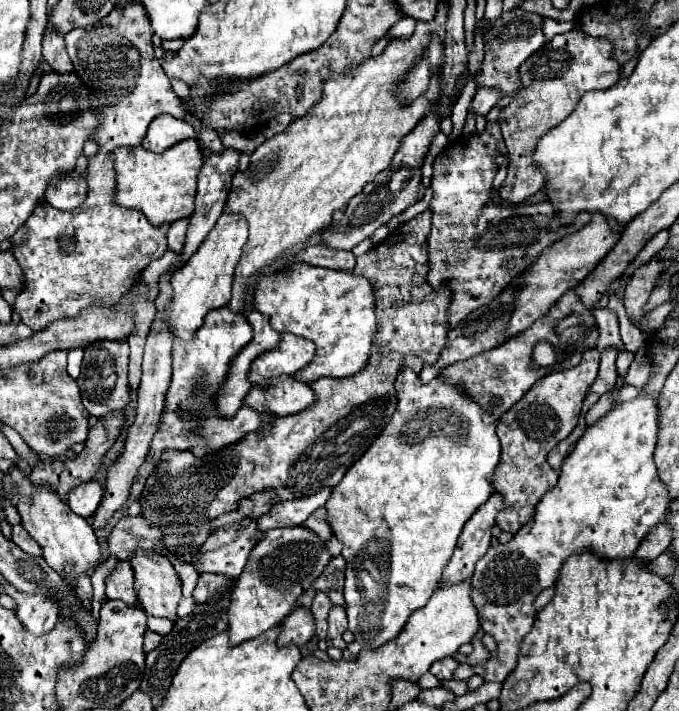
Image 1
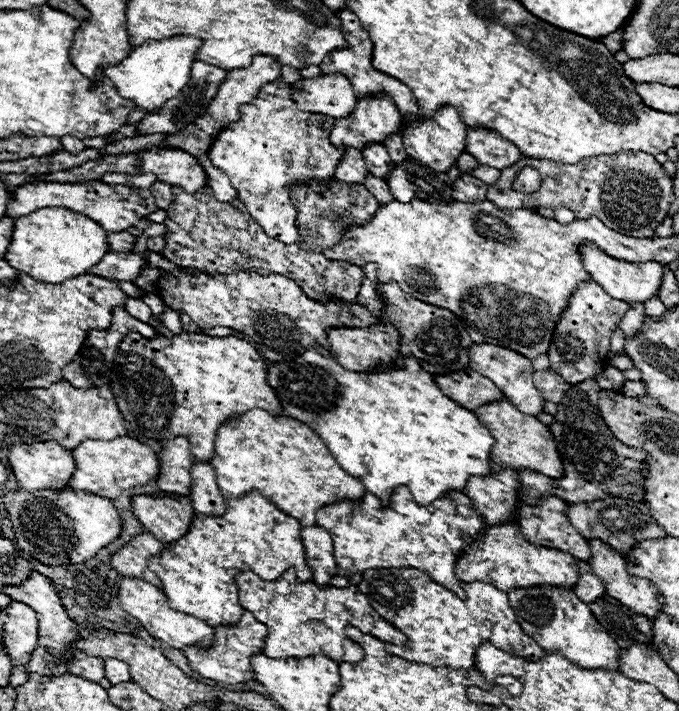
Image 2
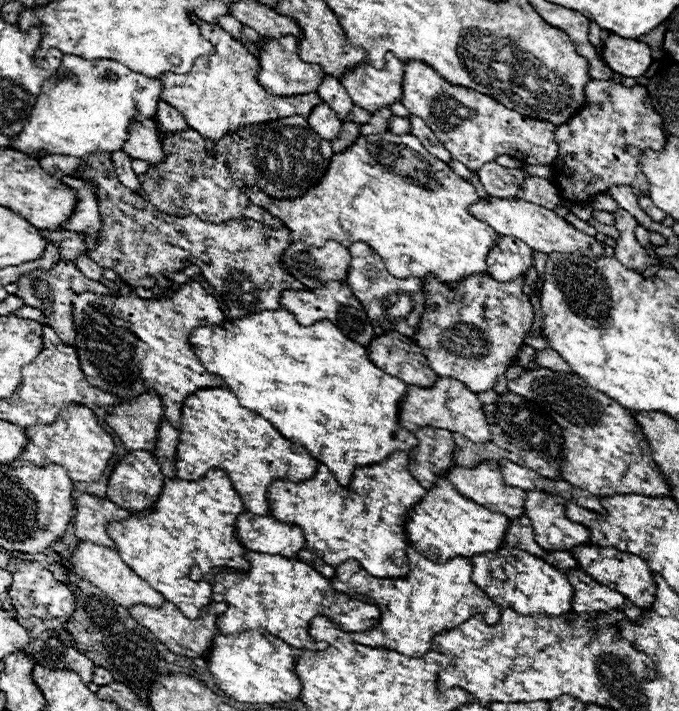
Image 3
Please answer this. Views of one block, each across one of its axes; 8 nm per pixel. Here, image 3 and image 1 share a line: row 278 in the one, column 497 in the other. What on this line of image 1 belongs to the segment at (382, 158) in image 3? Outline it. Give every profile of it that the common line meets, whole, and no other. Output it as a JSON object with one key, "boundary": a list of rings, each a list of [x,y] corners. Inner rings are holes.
{"boundary":[[[406,368],[396,378],[396,398],[398,398],[398,406],[396,406],[396,412],[394,412],[390,424],[374,440],[374,444],[364,452],[364,456],[354,462],[350,472],[346,472],[346,476],[340,480],[338,488],[332,490],[330,500],[324,504],[324,508],[328,512],[328,524],[332,528],[332,534],[342,542],[342,558],[346,560],[344,598],[346,598],[348,624],[350,624],[350,632],[356,636],[356,642],[360,642],[362,648],[378,648],[378,646],[394,640],[400,634],[402,626],[406,624],[408,616],[414,610],[422,608],[430,600],[430,596],[438,588],[438,580],[442,576],[444,566],[452,558],[452,552],[454,552],[454,546],[456,546],[456,540],[460,536],[462,526],[492,496],[490,476],[496,470],[496,464],[500,460],[500,440],[496,436],[498,420],[492,414],[482,412],[482,408],[472,398],[468,398],[462,390],[458,390],[450,382],[440,382],[436,378],[430,384],[422,384],[420,378],[410,368]]]}

